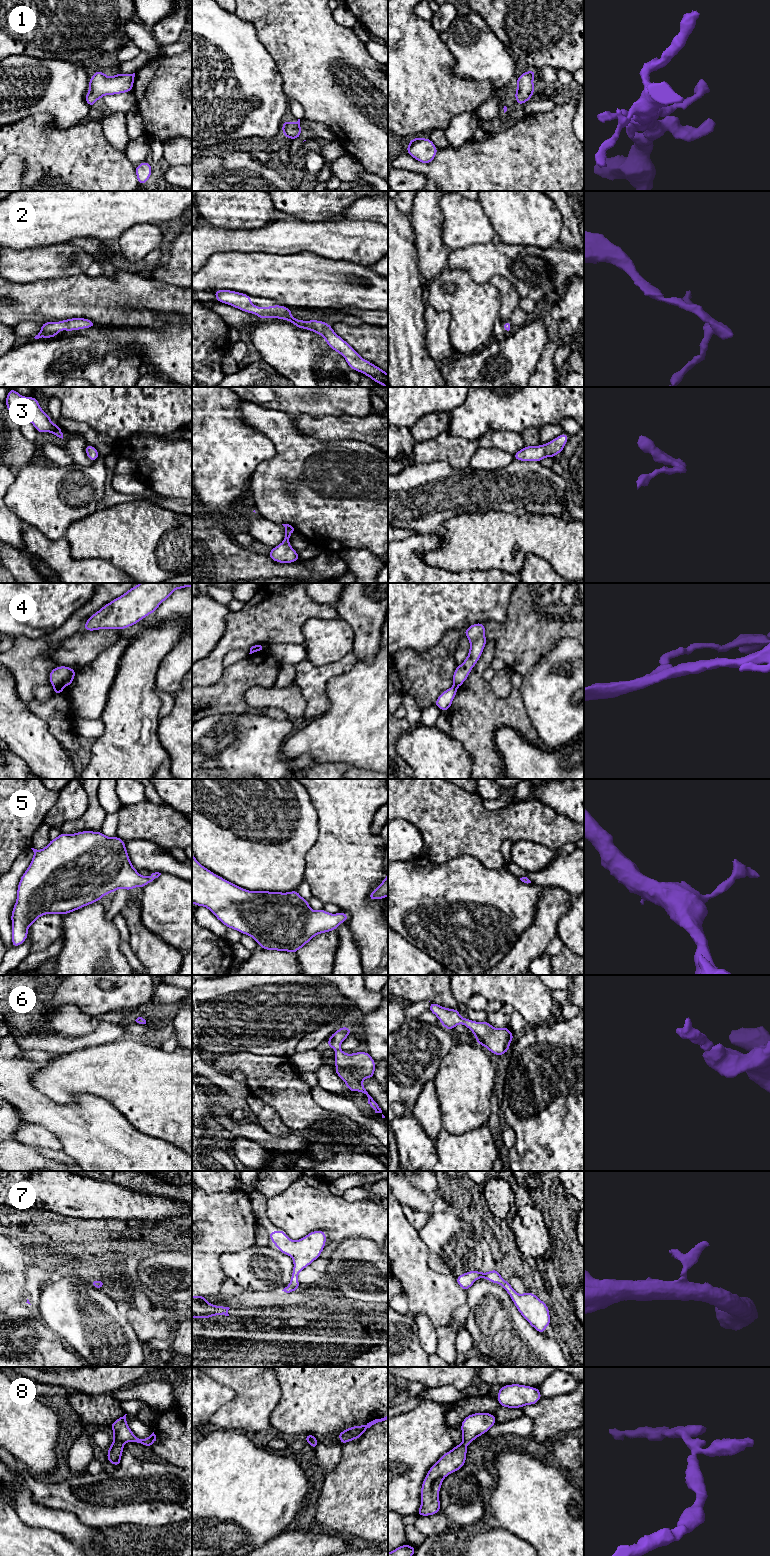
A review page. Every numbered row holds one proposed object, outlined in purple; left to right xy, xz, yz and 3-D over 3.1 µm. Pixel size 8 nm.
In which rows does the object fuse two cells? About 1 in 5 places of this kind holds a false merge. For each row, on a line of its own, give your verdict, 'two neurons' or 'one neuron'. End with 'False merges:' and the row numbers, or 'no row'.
1: one neuron
2: one neuron
3: one neuron
4: two neurons
5: one neuron
6: one neuron
7: one neuron
8: one neuron
False merges: 4

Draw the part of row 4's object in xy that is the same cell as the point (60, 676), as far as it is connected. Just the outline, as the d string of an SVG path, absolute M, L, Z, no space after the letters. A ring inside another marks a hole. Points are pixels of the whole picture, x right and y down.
M58 666L51 670L49 681L55 687L70 686L73 683L76 670L67 666Z

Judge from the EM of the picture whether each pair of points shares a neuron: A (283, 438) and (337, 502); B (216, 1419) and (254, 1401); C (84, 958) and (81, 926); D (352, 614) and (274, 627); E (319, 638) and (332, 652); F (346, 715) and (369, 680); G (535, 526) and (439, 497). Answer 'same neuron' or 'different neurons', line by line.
A: same neuron
B: same neuron
C: same neuron
D: different neurons
E: same neuron
F: same neuron
G: different neurons

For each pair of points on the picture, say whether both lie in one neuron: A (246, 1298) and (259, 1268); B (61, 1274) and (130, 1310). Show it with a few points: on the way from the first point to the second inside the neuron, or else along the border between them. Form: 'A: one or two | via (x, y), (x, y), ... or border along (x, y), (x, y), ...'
A: two | border along (244, 1288), (250, 1291), (273, 1290)
B: two | border along (122, 1309), (134, 1330)

